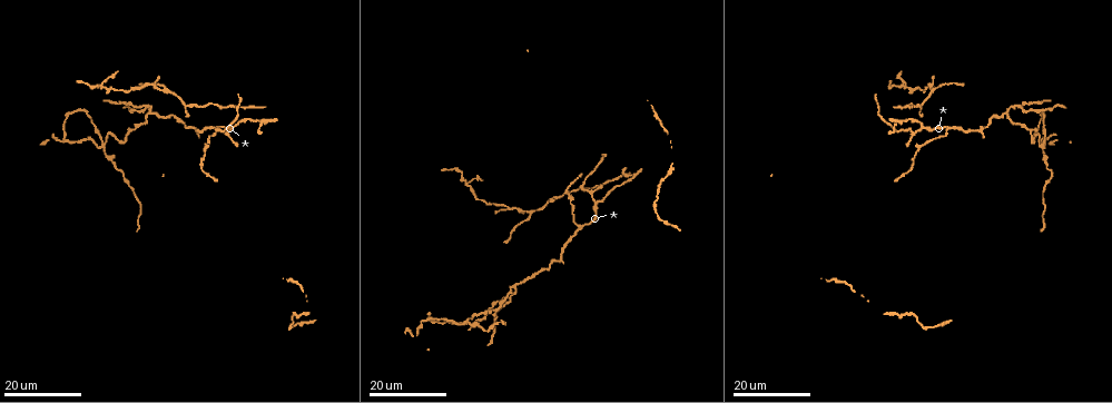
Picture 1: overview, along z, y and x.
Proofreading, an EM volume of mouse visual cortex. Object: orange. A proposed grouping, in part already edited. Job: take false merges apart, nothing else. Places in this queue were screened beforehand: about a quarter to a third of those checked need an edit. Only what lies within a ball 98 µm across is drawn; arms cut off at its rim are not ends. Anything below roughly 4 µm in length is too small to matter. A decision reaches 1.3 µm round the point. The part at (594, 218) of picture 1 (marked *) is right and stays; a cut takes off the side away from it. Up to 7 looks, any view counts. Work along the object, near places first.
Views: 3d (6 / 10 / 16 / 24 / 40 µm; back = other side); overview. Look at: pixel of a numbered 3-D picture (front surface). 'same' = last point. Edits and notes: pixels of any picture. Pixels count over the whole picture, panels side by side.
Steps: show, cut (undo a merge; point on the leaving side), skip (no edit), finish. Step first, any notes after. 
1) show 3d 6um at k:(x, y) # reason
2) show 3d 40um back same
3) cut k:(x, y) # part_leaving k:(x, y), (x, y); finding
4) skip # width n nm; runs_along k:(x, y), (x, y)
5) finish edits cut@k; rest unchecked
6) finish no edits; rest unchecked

show 3d 16um at 1:(922, 128) # branch point

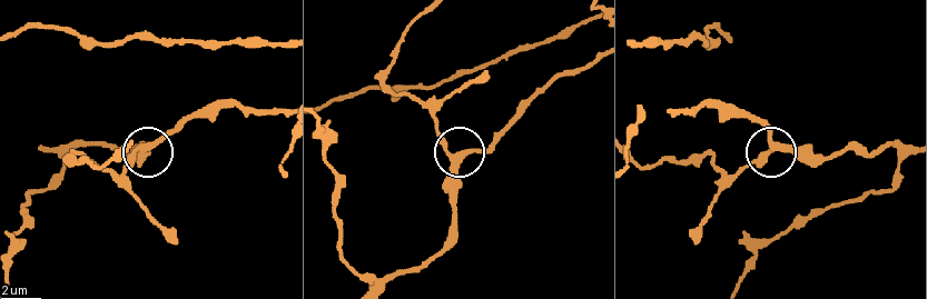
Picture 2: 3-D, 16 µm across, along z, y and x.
show 3d 10um at 2:(453, 157) # closer look

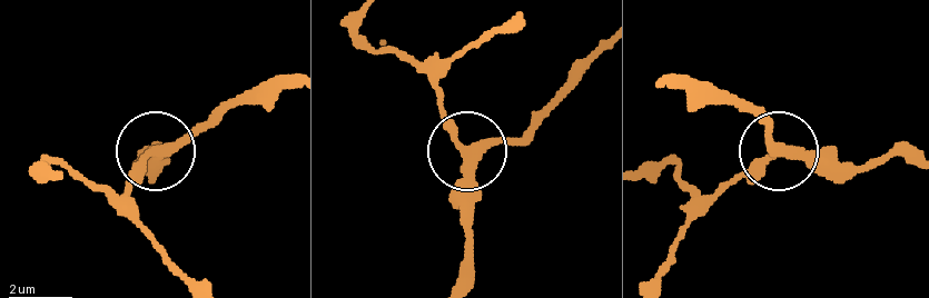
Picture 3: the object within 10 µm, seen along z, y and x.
skip # runs_along 3:(906, 157), (813, 165), (773, 151), (712, 201); continuous, no second neuron

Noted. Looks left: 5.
show 3d 24um at 1:(204, 159) # calibre changes

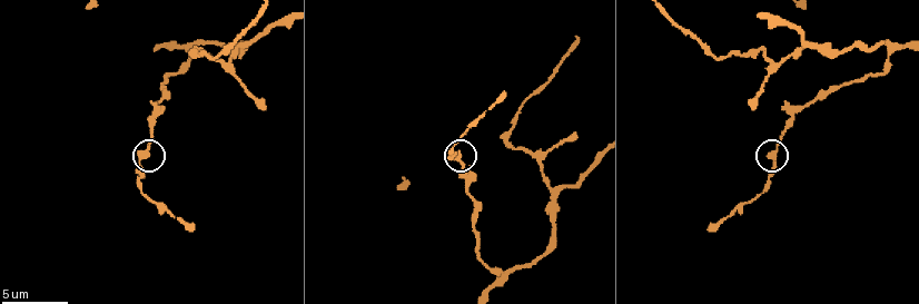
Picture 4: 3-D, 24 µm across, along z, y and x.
show 3d 10um at 4:(147, 151)

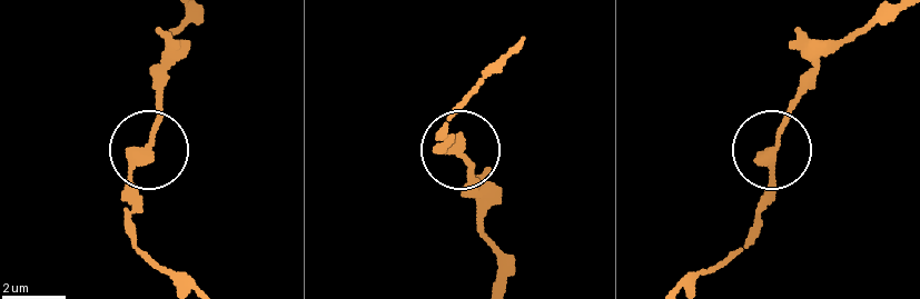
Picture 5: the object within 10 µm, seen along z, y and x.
skip # runs_along 5:(184, 13), (159, 67), (151, 146), (128, 186), (128, 223); one neuron here

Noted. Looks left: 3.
show 3d 16um at 1:(514, 284) # three arms meet

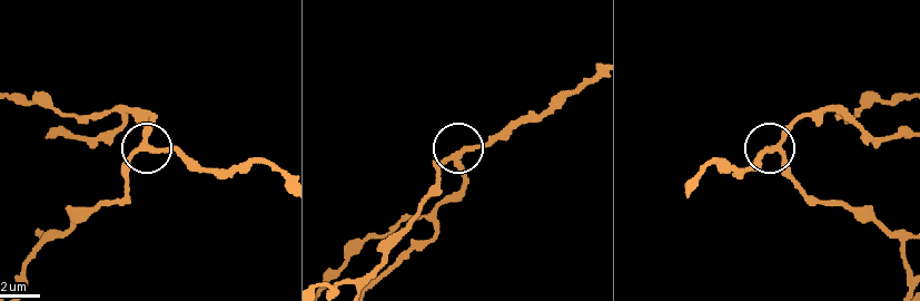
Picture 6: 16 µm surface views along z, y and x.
show 3d 6um at 6:(145, 143)

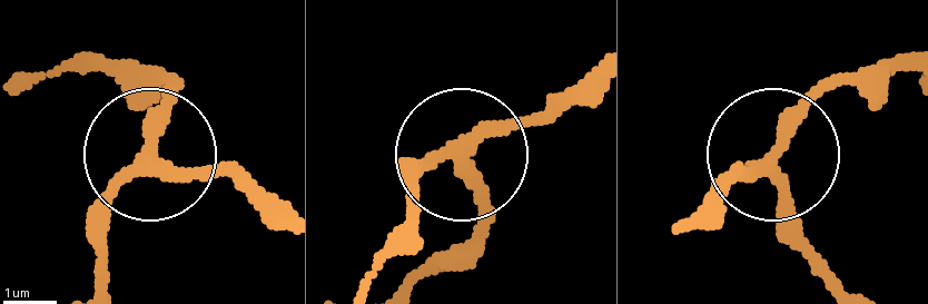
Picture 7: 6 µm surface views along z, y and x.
skip # side_arm 21 um; runs_along 7:(596, 65), (469, 154), (477, 246); all the same neuron

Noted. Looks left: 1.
finish no edits; rest unchecked

